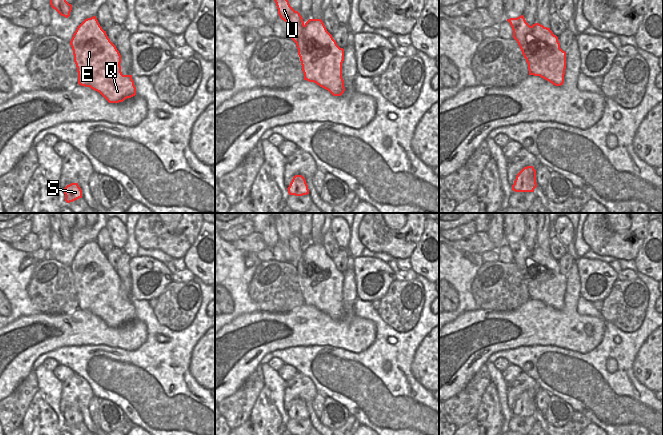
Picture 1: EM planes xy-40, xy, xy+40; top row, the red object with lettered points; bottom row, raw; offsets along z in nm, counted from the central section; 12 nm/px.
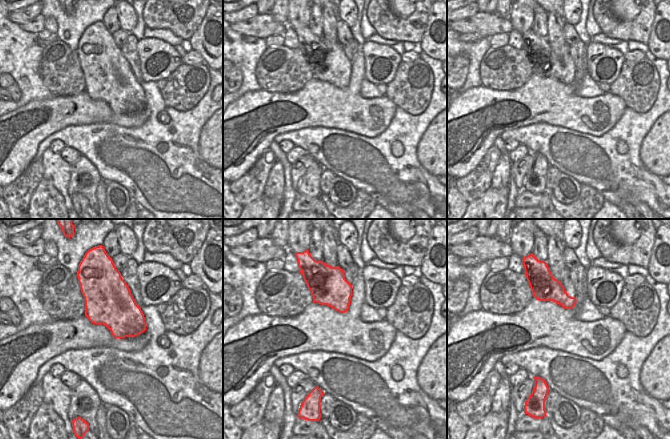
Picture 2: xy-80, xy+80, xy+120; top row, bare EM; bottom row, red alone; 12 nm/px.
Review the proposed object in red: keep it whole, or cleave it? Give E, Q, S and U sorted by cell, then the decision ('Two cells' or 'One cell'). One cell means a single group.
Groups: E Q / S U. Two cells

